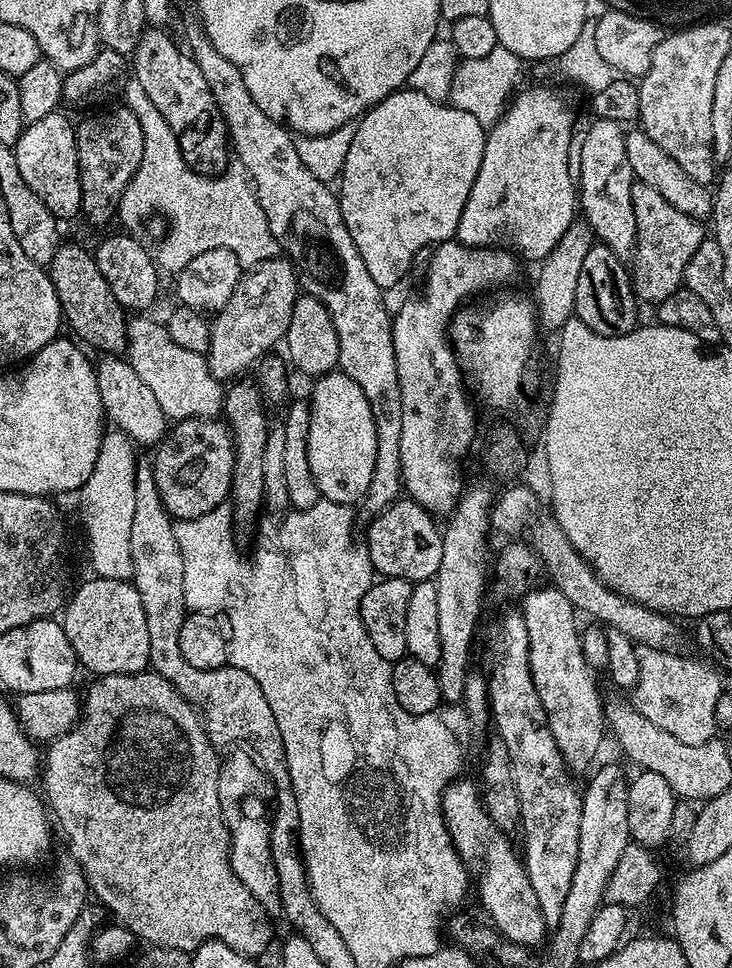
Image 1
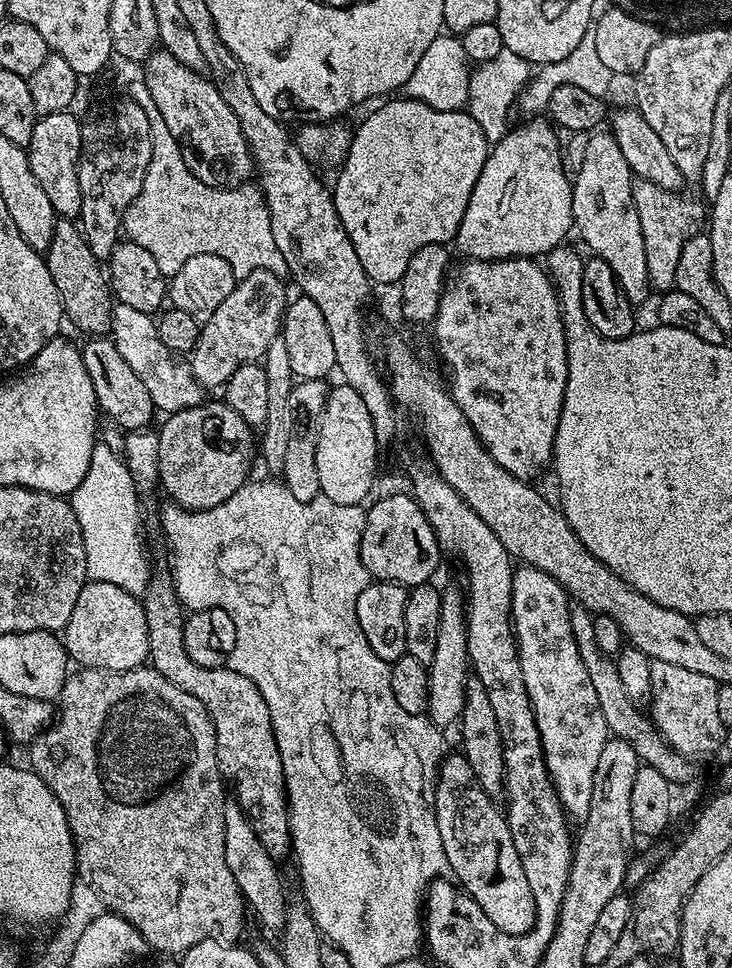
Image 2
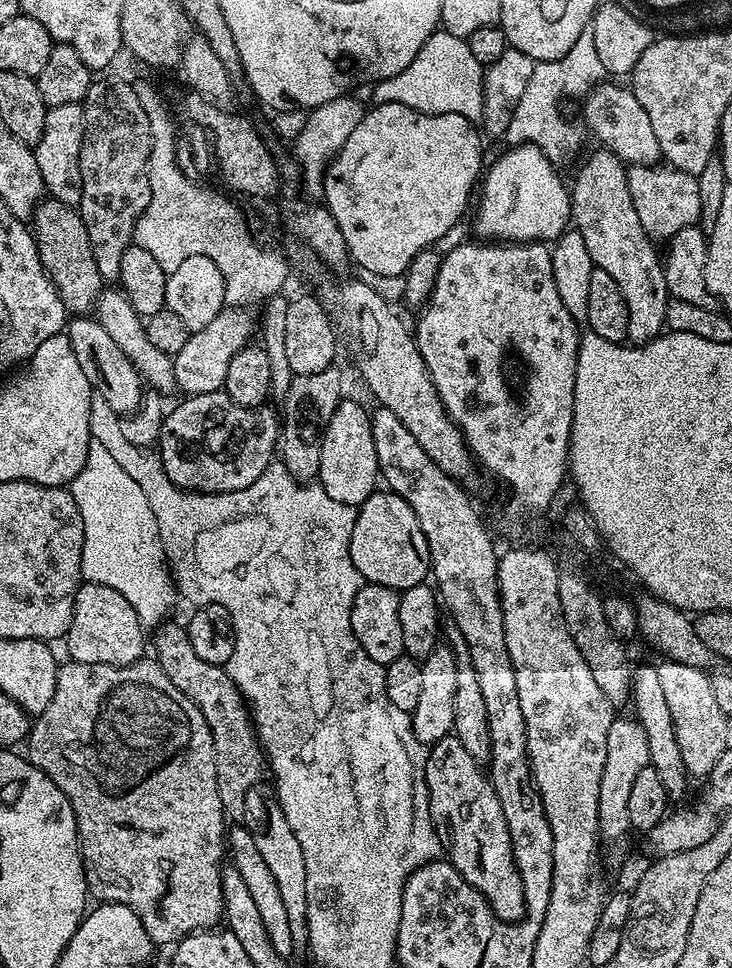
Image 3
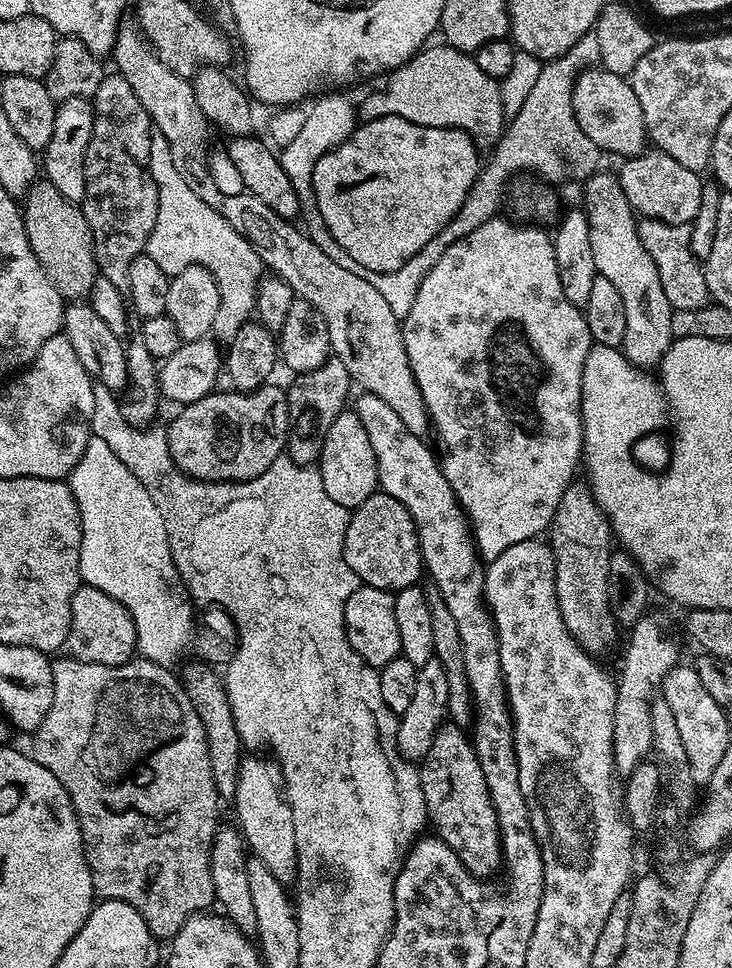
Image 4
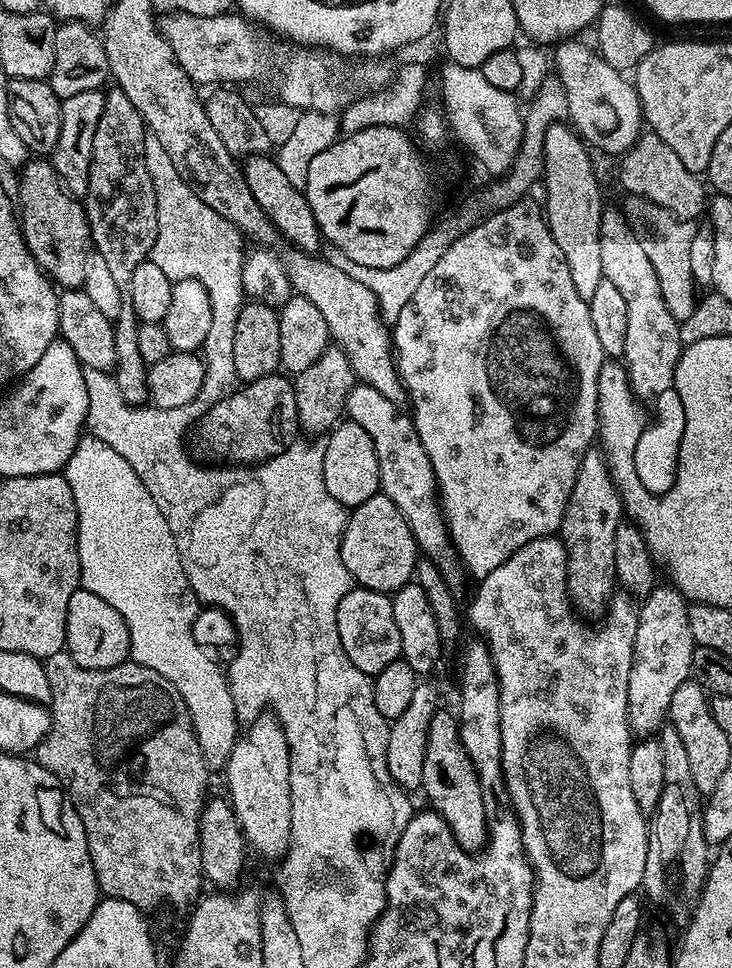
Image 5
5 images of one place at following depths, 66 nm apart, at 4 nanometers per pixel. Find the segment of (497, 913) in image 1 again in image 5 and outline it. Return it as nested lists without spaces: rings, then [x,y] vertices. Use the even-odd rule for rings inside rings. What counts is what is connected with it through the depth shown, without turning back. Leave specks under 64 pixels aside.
[[[437,710],[430,718],[430,734],[426,734],[426,759],[422,762],[420,788],[428,795],[431,811],[439,812],[450,826],[454,838],[467,852],[477,853],[488,843],[489,809],[484,807],[484,791],[476,767],[460,741],[460,721],[445,710]]]

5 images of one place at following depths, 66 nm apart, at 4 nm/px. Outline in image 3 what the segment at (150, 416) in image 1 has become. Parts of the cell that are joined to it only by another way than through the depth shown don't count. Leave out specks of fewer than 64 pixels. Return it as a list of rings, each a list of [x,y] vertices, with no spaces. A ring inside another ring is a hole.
[[[88,314],[77,315],[67,321],[66,334],[70,338],[70,346],[74,346],[78,366],[82,366],[93,393],[102,397],[110,406],[110,410],[118,414],[127,414],[135,410],[144,398],[146,385],[140,379],[138,370],[130,362],[130,358],[126,358],[121,348],[110,339],[110,334],[102,330],[99,320]]]

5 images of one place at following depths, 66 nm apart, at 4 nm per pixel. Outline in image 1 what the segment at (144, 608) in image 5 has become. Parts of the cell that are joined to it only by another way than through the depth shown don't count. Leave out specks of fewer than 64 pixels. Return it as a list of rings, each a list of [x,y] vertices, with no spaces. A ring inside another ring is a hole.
[[[105,431],[100,439],[98,462],[94,462],[94,474],[90,474],[90,478],[78,492],[78,497],[84,503],[88,556],[92,559],[93,573],[102,578],[132,579],[130,522],[134,522],[134,474],[138,463],[135,451],[137,449],[125,432]]]

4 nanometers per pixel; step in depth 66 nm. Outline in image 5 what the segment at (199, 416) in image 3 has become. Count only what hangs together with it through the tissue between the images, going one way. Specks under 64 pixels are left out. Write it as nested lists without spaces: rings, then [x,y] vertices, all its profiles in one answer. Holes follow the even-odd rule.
[[[273,374],[245,383],[227,393],[223,400],[212,405],[200,417],[194,428],[194,436],[196,432],[196,448],[208,459],[205,461],[223,462],[228,466],[251,466],[282,454],[290,445],[297,443],[296,432],[300,431],[298,402],[294,402],[294,383],[287,375]]]

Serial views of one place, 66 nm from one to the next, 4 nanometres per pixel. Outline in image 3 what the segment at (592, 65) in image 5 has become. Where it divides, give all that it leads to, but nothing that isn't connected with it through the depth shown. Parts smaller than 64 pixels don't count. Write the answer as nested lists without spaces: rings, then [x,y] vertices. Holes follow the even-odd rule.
[[[601,82],[583,97],[584,100],[584,120],[588,123],[588,128],[601,140],[603,147],[607,151],[615,154],[619,160],[624,161],[625,165],[633,164],[660,164],[662,157],[660,155],[660,147],[658,146],[658,138],[654,138],[654,126],[650,126],[650,117],[646,114],[646,110],[642,110],[642,102],[638,102],[638,98],[632,93],[631,87],[624,88],[620,82]]]

